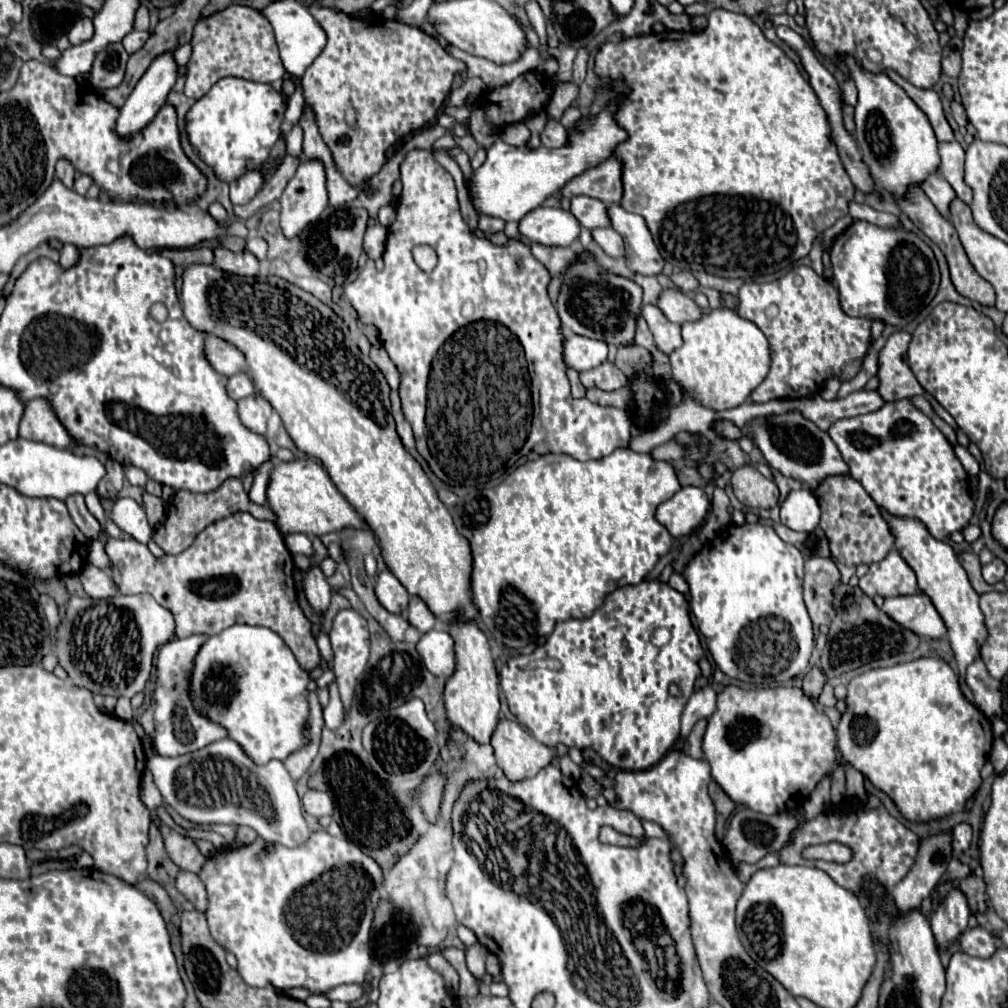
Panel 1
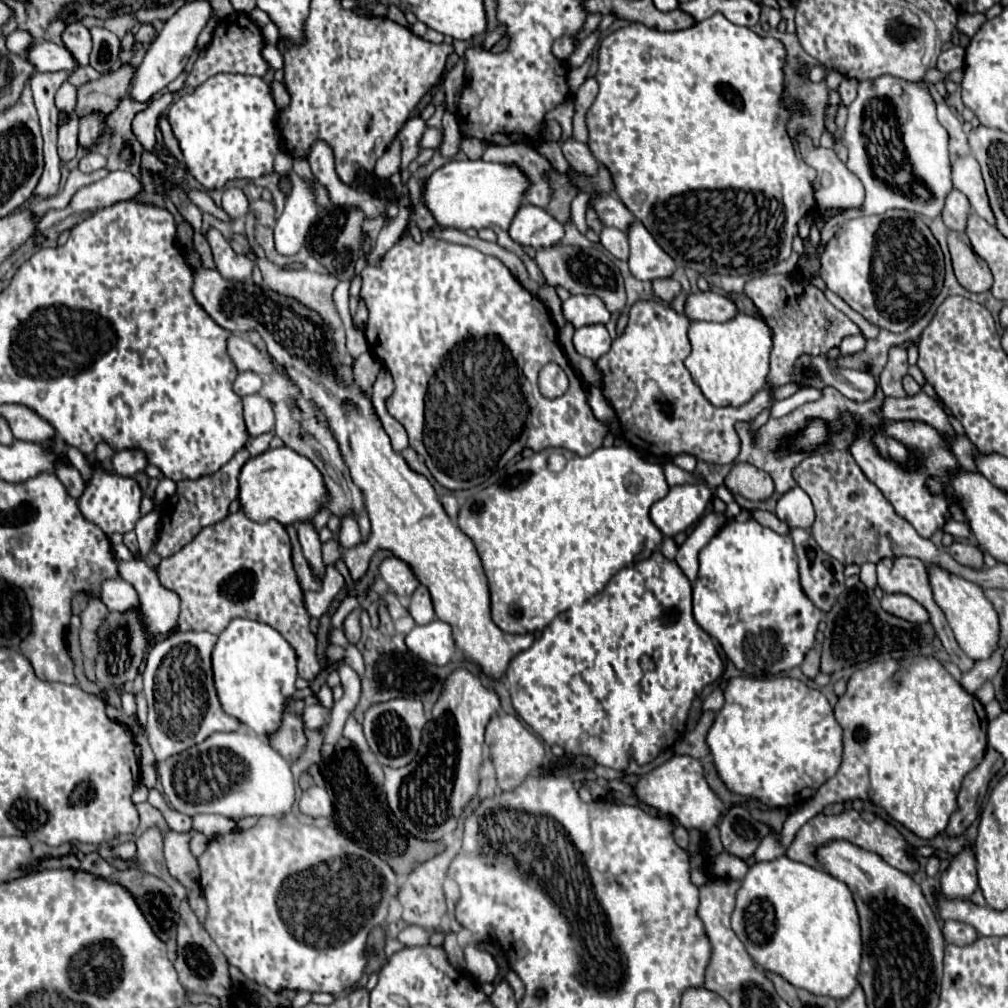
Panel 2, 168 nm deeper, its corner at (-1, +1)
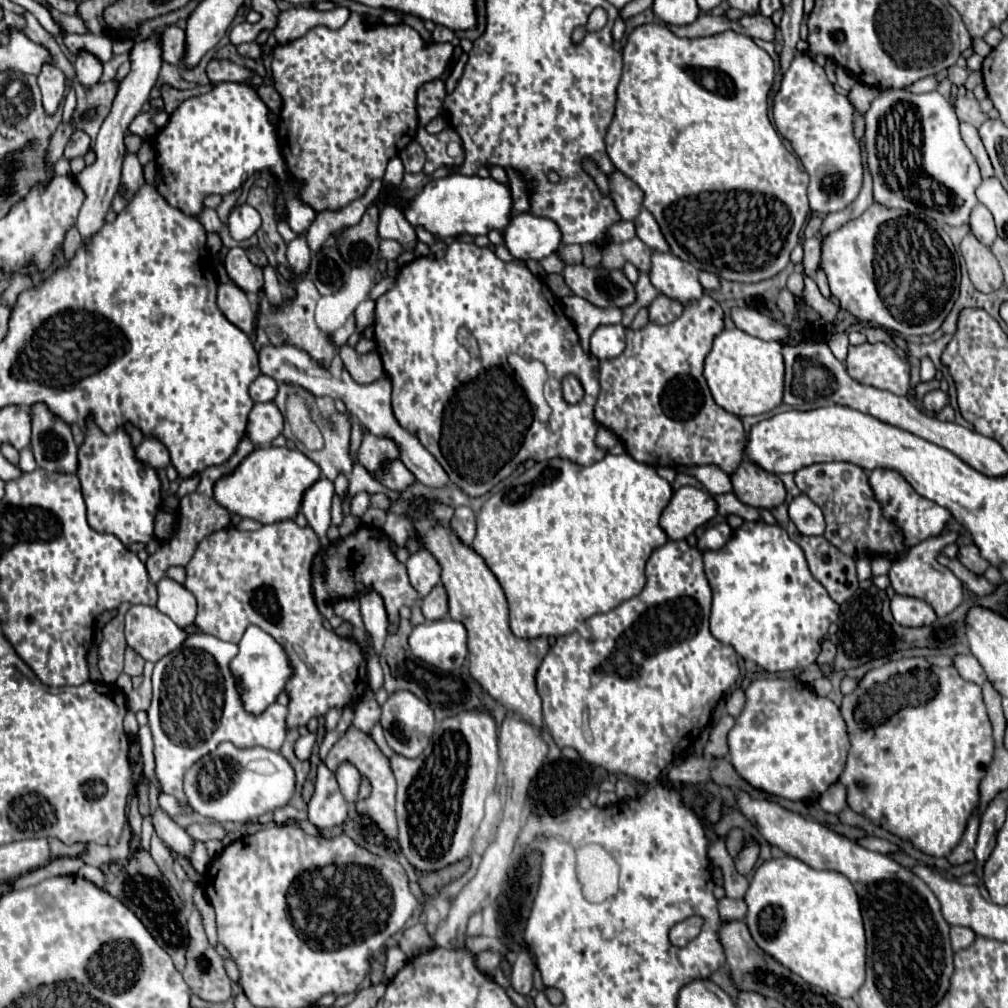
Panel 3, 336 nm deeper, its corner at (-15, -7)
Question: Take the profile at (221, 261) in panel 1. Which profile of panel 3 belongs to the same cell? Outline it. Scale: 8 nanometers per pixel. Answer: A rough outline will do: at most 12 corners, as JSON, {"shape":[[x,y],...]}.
{"shape":[[231,248],[225,268],[245,292],[263,288],[263,270],[253,266],[243,248]]}

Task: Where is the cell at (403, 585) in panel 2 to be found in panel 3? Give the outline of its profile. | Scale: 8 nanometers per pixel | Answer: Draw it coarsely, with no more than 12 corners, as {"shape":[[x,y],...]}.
{"shape":[[427,550],[405,566],[411,586],[427,596],[439,584],[441,568]]}

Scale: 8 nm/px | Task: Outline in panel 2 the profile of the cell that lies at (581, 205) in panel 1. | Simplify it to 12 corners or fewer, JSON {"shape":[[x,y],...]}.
{"shape":[[613,194],[591,198],[605,226],[627,232],[635,222]]}

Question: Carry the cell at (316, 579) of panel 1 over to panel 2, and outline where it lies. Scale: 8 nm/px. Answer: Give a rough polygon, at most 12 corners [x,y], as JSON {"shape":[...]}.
{"shape":[[299,522],[299,542],[315,574],[325,574],[313,522]]}

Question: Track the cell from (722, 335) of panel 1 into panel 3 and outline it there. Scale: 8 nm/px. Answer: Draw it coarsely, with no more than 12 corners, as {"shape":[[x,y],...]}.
{"shape":[[723,330],[705,358],[713,400],[739,418],[783,400],[787,340]]}

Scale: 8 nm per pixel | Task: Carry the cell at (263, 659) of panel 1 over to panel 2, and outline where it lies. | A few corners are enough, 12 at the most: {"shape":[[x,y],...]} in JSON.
{"shape":[[235,618],[215,644],[223,710],[279,728],[297,658],[271,626]]}

